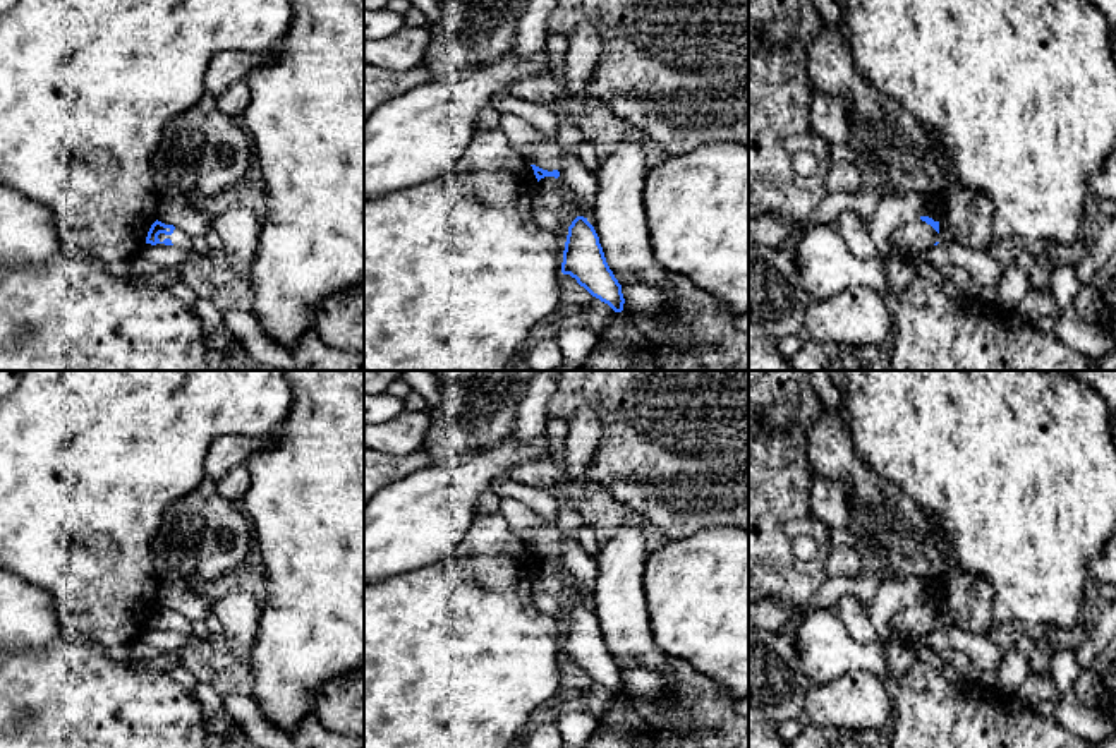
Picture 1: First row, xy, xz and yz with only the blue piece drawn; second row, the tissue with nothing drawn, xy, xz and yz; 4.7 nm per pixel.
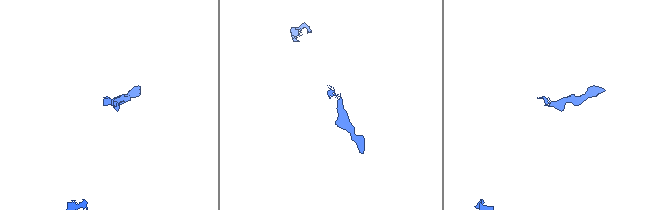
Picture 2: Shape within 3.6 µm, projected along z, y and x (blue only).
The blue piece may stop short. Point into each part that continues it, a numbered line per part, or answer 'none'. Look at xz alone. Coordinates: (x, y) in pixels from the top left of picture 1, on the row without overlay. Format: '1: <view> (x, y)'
1: xz (538, 534)

